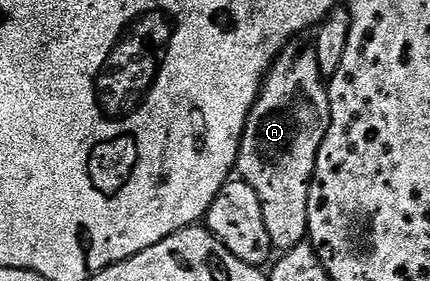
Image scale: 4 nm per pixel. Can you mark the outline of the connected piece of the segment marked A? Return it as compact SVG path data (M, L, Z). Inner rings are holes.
M289 42L286 47L281 50L271 68L268 69L268 75L260 89L260 95L257 96L254 106L248 115L248 121L244 127L244 137L240 139L240 157L236 160L236 168L238 169L239 179L251 186L258 194L260 205L262 206L262 214L266 222L266 230L272 239L273 249L287 250L294 244L305 243L308 235L308 195L310 194L310 186L312 185L312 175L316 169L316 159L318 158L318 150L322 146L322 142L326 138L326 130L330 126L330 98L328 97L328 85L326 77L322 74L322 70L318 66L318 54L315 47L311 43L300 44L301 42Z

